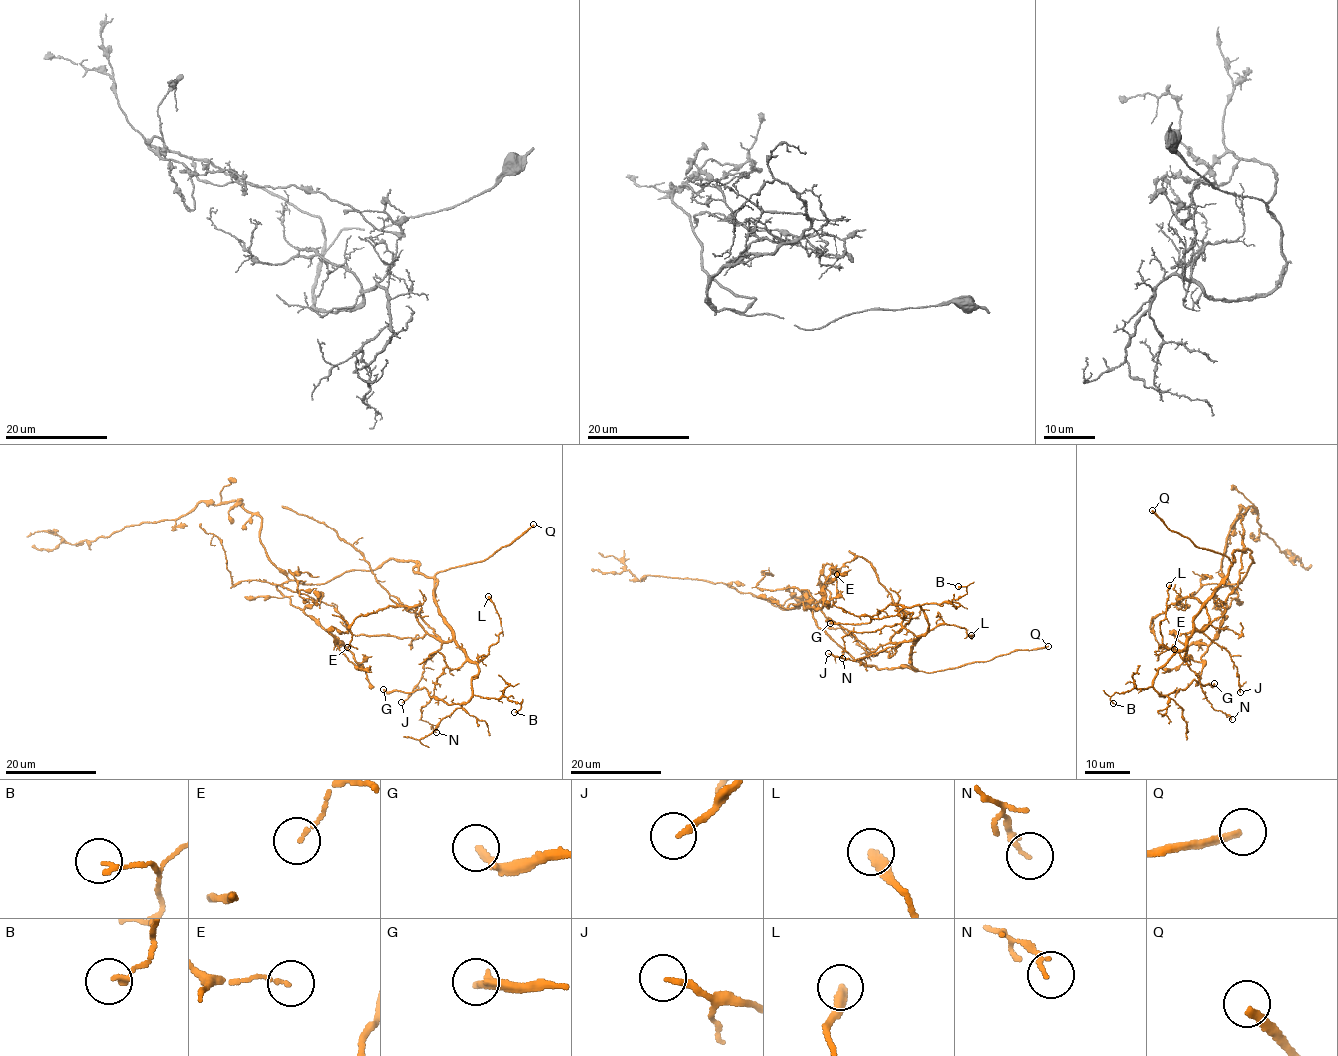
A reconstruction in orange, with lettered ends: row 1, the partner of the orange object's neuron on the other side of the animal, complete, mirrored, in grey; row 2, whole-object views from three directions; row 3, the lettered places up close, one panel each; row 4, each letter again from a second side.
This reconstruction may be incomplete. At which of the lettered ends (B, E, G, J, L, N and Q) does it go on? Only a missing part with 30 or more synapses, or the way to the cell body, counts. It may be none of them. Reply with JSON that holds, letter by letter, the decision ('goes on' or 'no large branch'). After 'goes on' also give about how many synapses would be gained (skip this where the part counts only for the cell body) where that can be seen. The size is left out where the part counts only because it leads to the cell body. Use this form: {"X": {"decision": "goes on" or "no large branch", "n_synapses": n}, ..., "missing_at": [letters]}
{"B": {"decision": "no large branch"}, "E": {"decision": "no large branch"}, "G": {"decision": "no large branch"}, "J": {"decision": "no large branch"}, "L": {"decision": "no large branch"}, "N": {"decision": "no large branch"}, "Q": {"decision": "goes on"}, "missing_at": ["Q"]}

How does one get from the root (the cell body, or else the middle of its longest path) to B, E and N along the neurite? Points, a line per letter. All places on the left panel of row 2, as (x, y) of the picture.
B: (397, 561), (412, 560), (434, 579), (438, 613), (478, 669), (473, 693), (522, 702), (514, 712)
E: (397, 561), (412, 560), (434, 579), (451, 640), (423, 629), (420, 604), (389, 606), (353, 621), (347, 647)
N: (397, 561), (412, 560), (434, 579), (438, 613), (465, 654), (422, 708), (436, 732)

